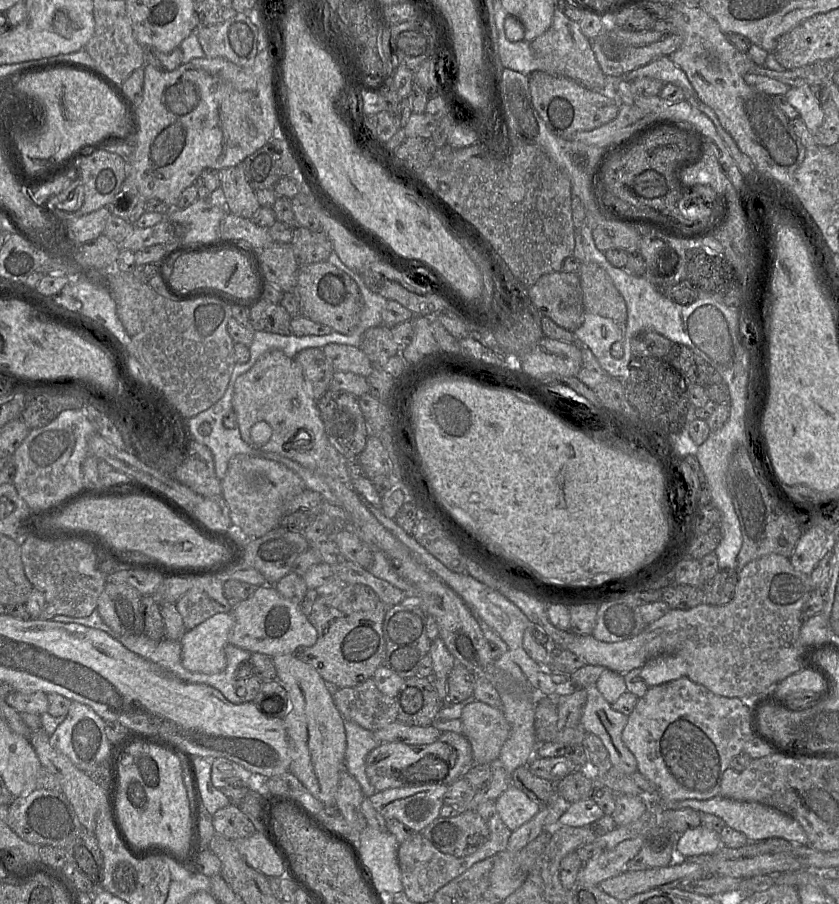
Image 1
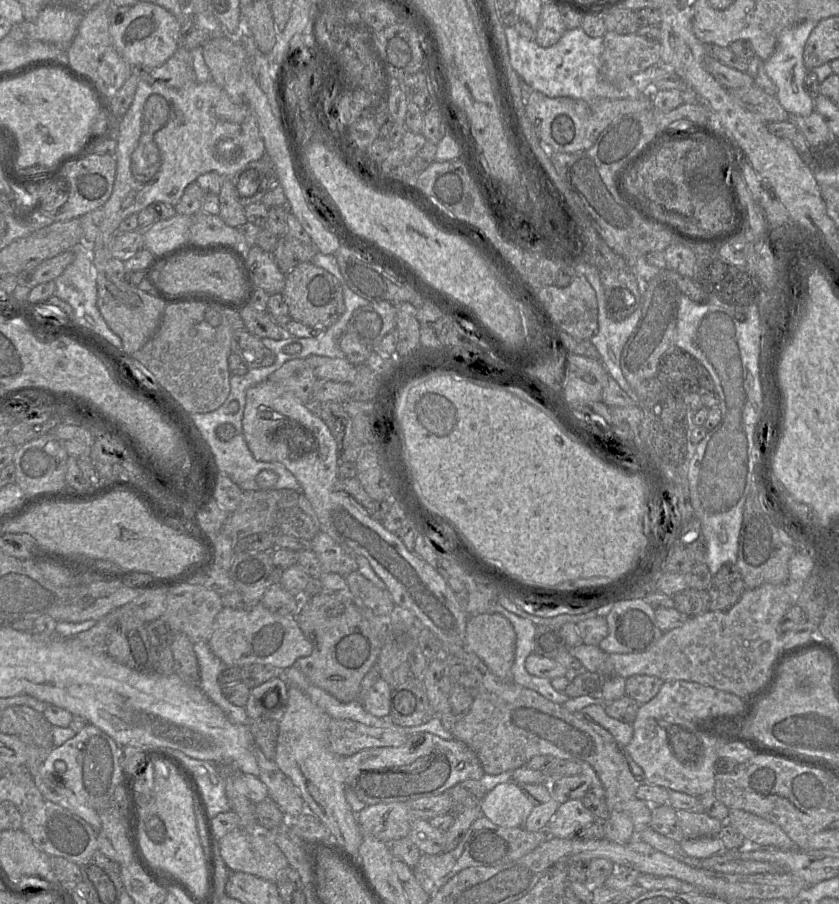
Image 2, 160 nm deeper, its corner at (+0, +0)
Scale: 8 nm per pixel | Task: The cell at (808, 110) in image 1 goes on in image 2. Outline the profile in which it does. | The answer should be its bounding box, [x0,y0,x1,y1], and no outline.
[763,22,818,117]

